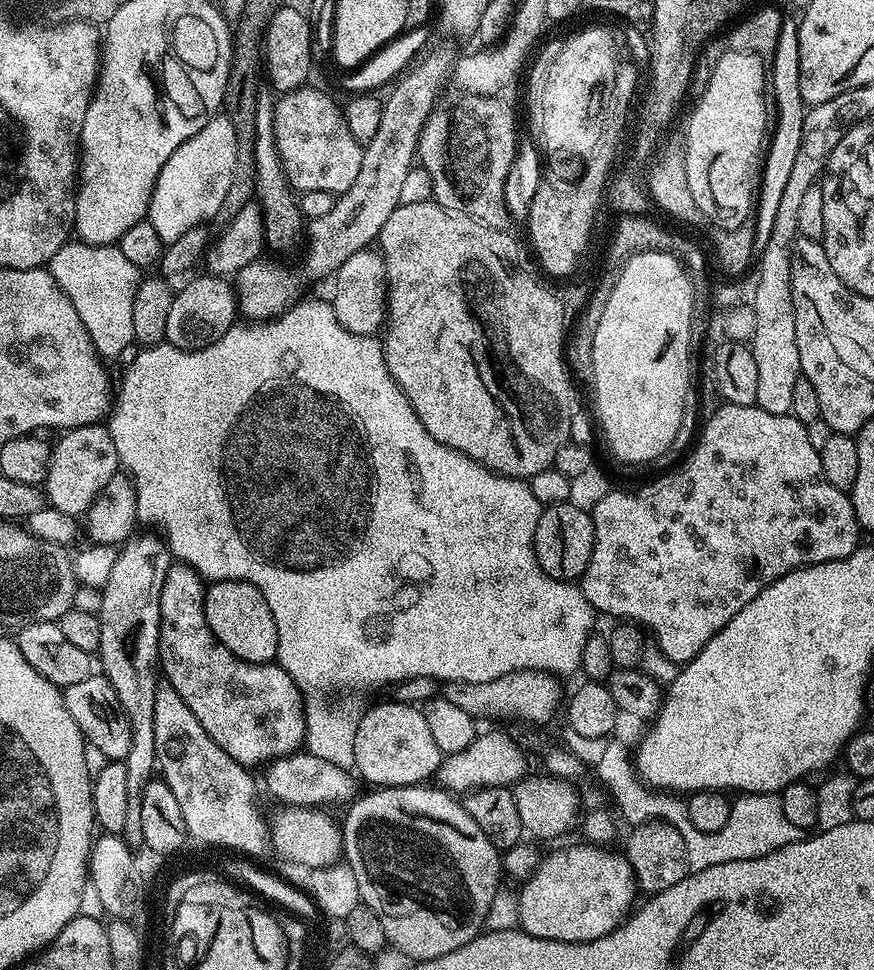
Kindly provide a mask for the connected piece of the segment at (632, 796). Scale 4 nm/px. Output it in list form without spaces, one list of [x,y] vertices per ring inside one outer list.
[[[616,738],[608,740],[606,751],[594,766],[594,772],[602,783],[608,787],[616,808],[628,826],[645,824],[648,820],[664,820],[678,834],[682,834],[682,842],[686,842],[688,855],[688,871],[706,870],[710,866],[718,866],[722,862],[742,862],[769,856],[774,850],[782,850],[782,846],[790,846],[794,842],[805,839],[805,829],[794,826],[782,811],[779,795],[766,792],[749,792],[740,794],[732,800],[730,818],[726,826],[717,832],[703,832],[690,822],[688,805],[679,795],[668,790],[657,790],[649,786],[638,775],[634,767],[630,748],[619,744]]]

